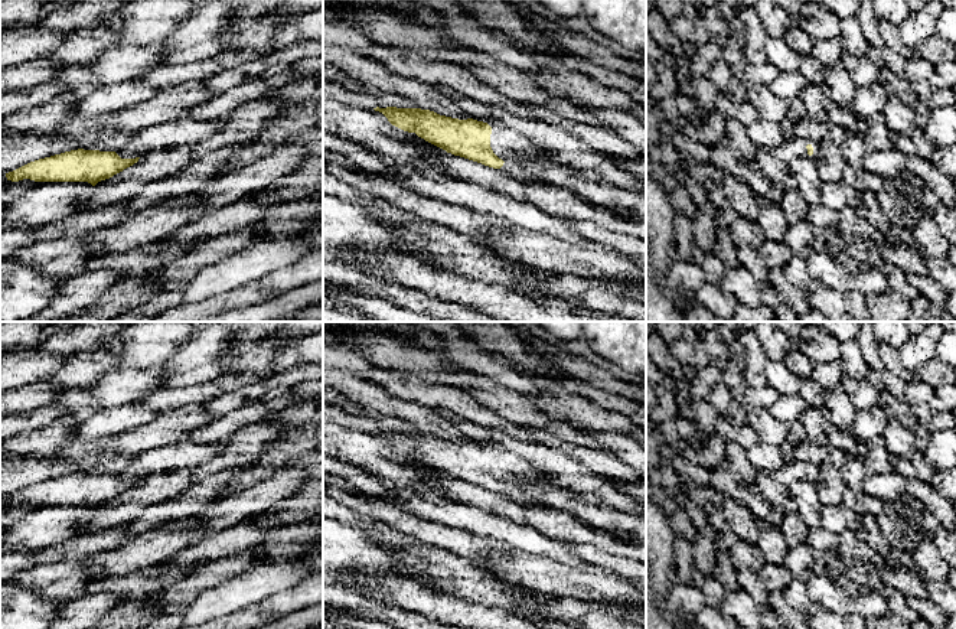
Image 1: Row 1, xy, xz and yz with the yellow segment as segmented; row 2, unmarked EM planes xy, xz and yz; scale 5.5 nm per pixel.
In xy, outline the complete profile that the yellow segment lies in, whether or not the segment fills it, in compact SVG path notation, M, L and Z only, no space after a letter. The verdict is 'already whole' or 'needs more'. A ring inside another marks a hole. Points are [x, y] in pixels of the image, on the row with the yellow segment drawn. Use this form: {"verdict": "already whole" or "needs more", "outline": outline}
{"verdict": "already whole", "outline": "M78 149L30 162L6 173L6 177L12 182L23 179L35 182L88 182L95 186L98 182L133 166L138 159L121 159L115 151Z"}

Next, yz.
{"verdict": "needs more", "outline": "M793 137L783 140L776 149L767 149L777 160L787 166L790 175L796 175L803 160L816 160L819 144L807 138Z"}

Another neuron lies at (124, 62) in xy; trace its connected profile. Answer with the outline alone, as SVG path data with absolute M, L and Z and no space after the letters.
M164 40L149 45L118 45L107 49L87 66L101 85L136 81L153 68L163 65L167 49Z

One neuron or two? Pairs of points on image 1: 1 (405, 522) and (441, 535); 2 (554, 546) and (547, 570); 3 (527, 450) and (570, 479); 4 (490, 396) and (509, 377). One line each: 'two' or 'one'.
1: one
2: two
3: one
4: two

